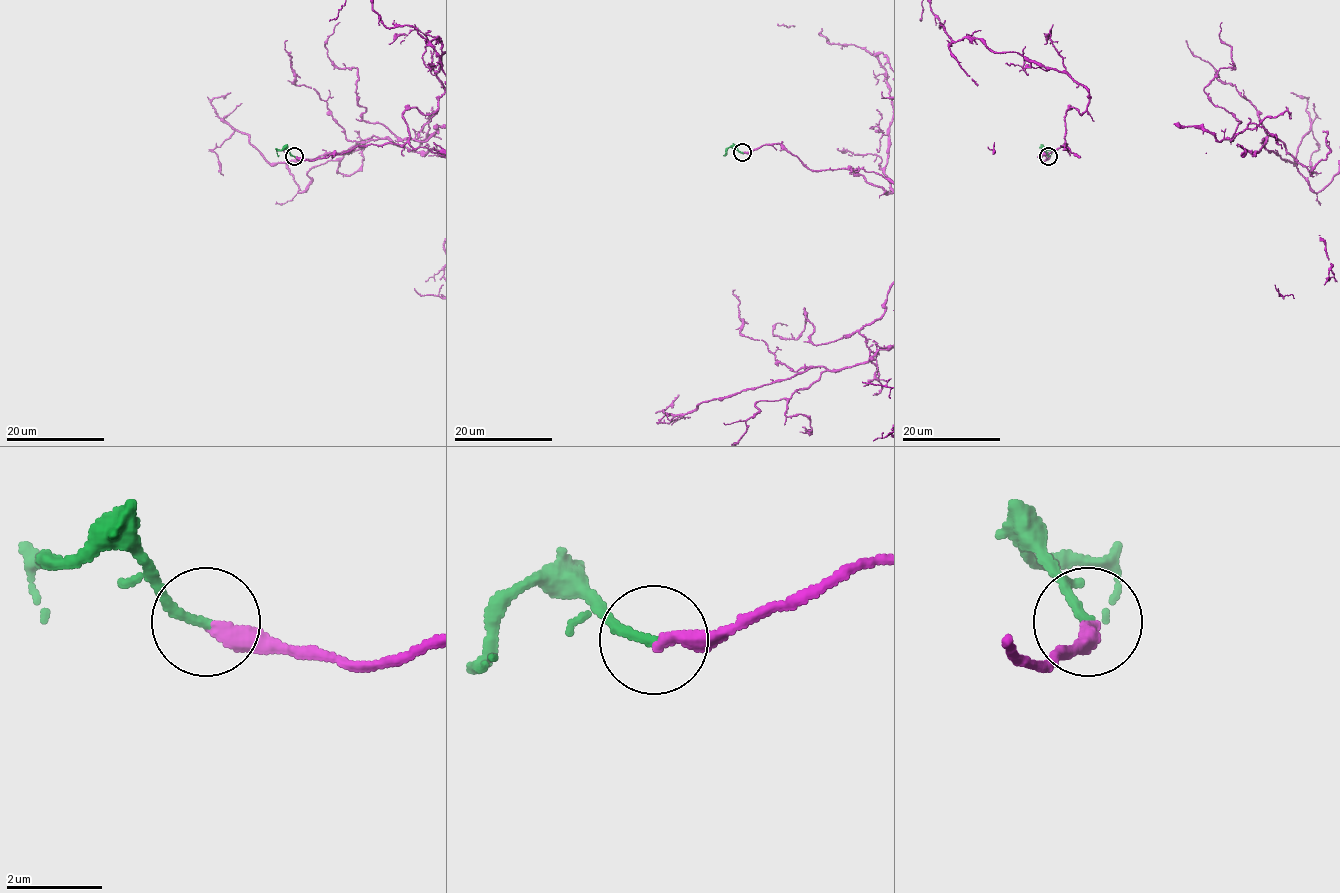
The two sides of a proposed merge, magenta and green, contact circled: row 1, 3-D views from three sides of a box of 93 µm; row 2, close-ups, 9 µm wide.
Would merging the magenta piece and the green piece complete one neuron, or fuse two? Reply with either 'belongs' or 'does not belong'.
belongs

